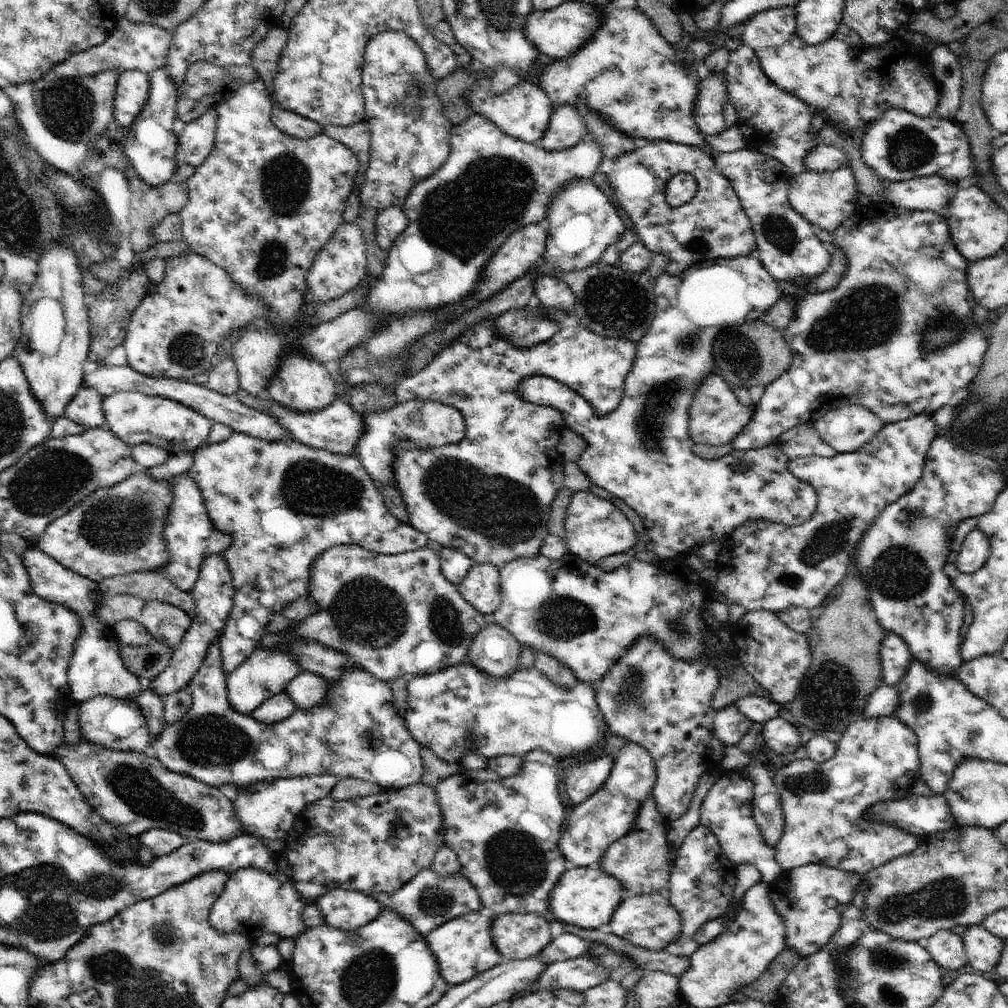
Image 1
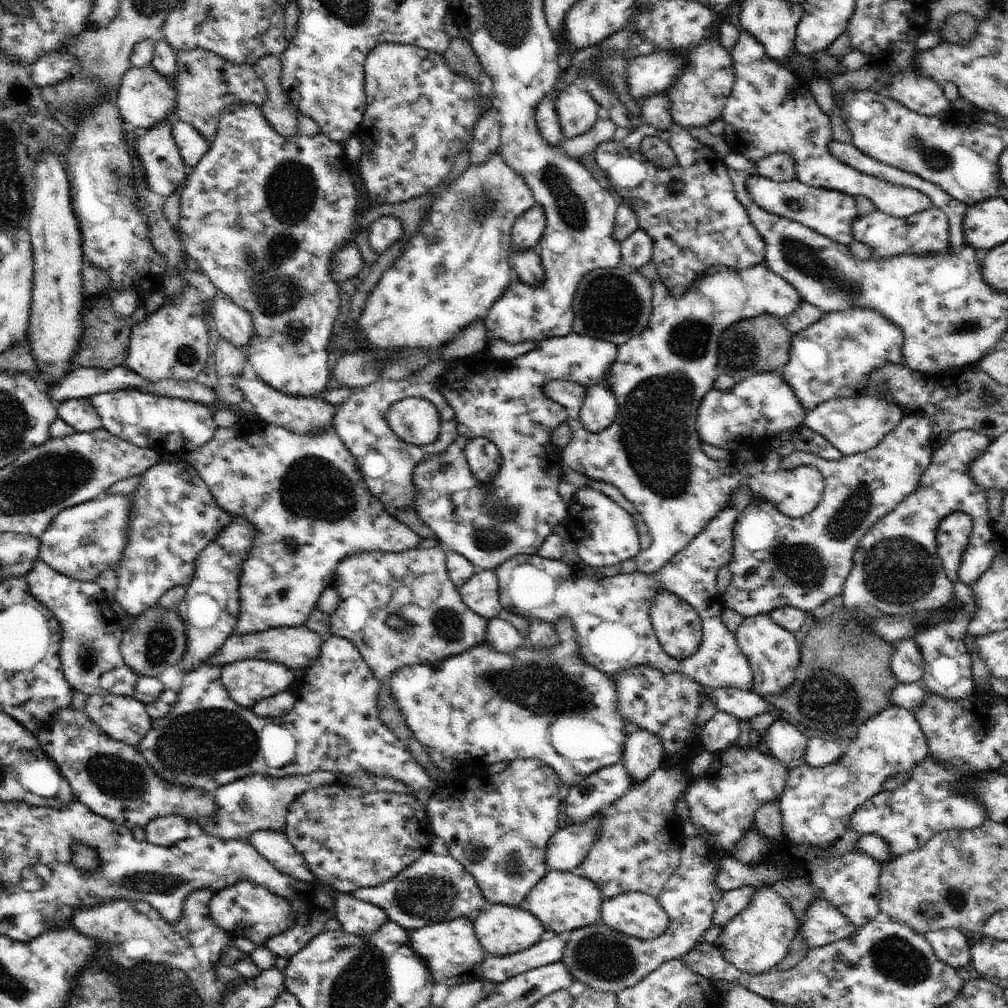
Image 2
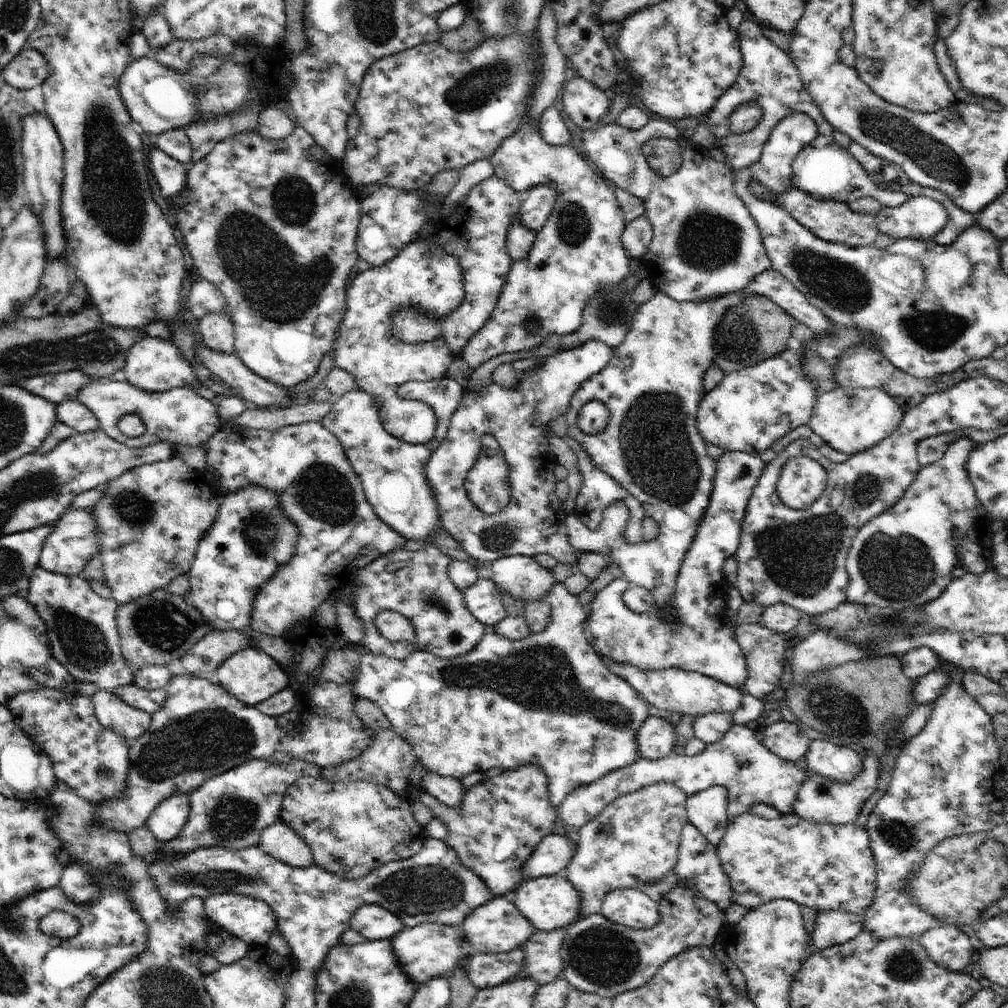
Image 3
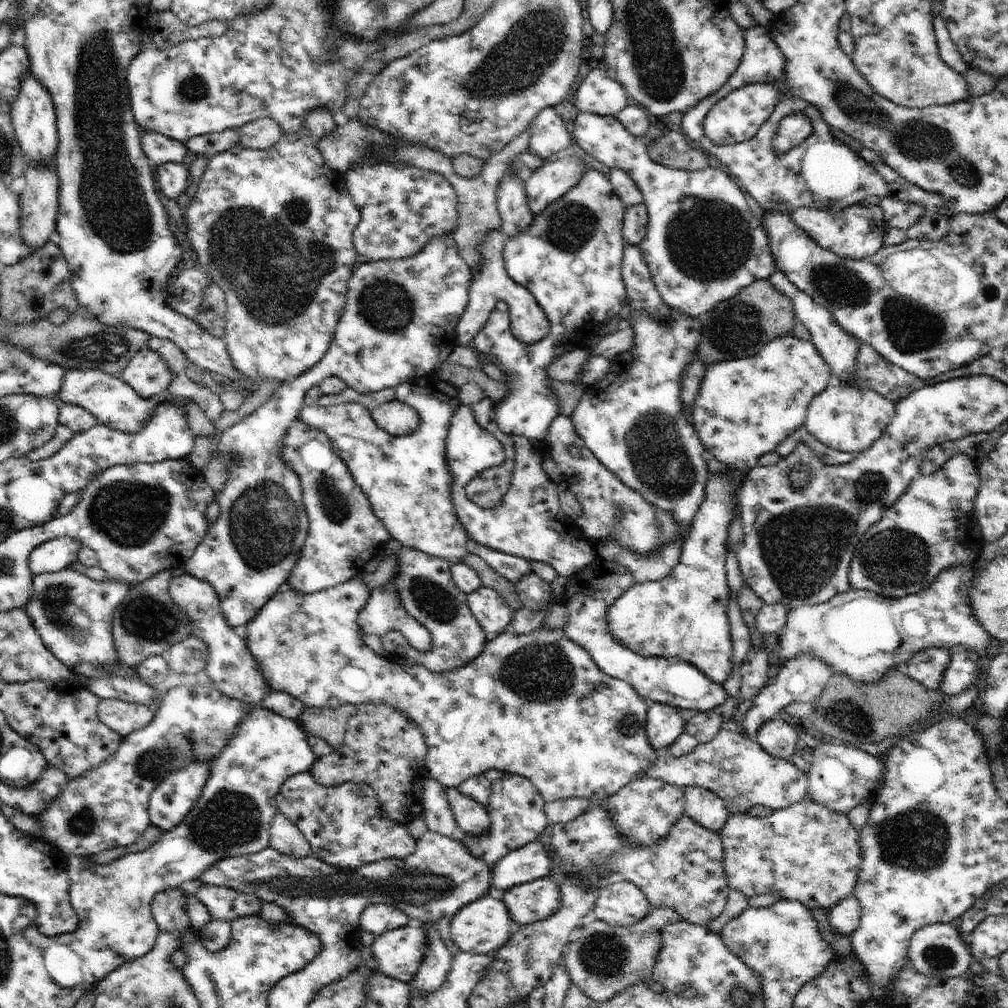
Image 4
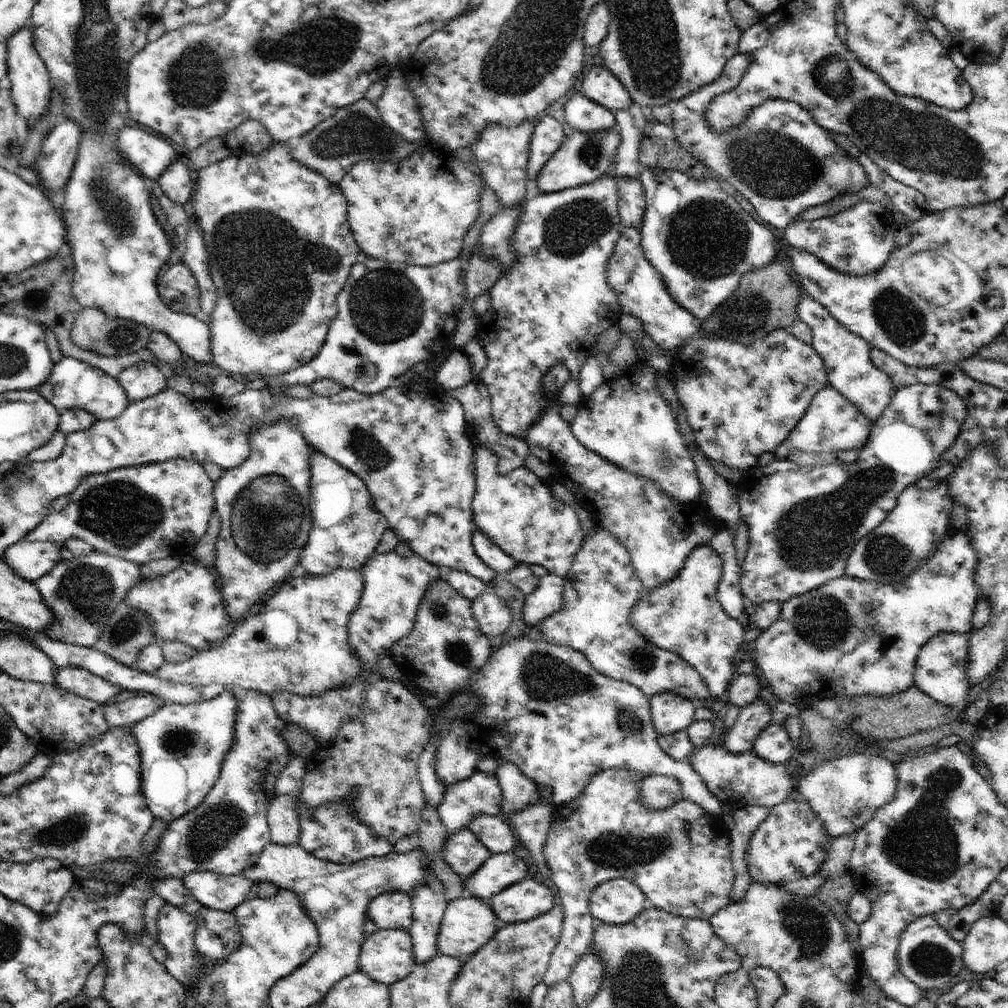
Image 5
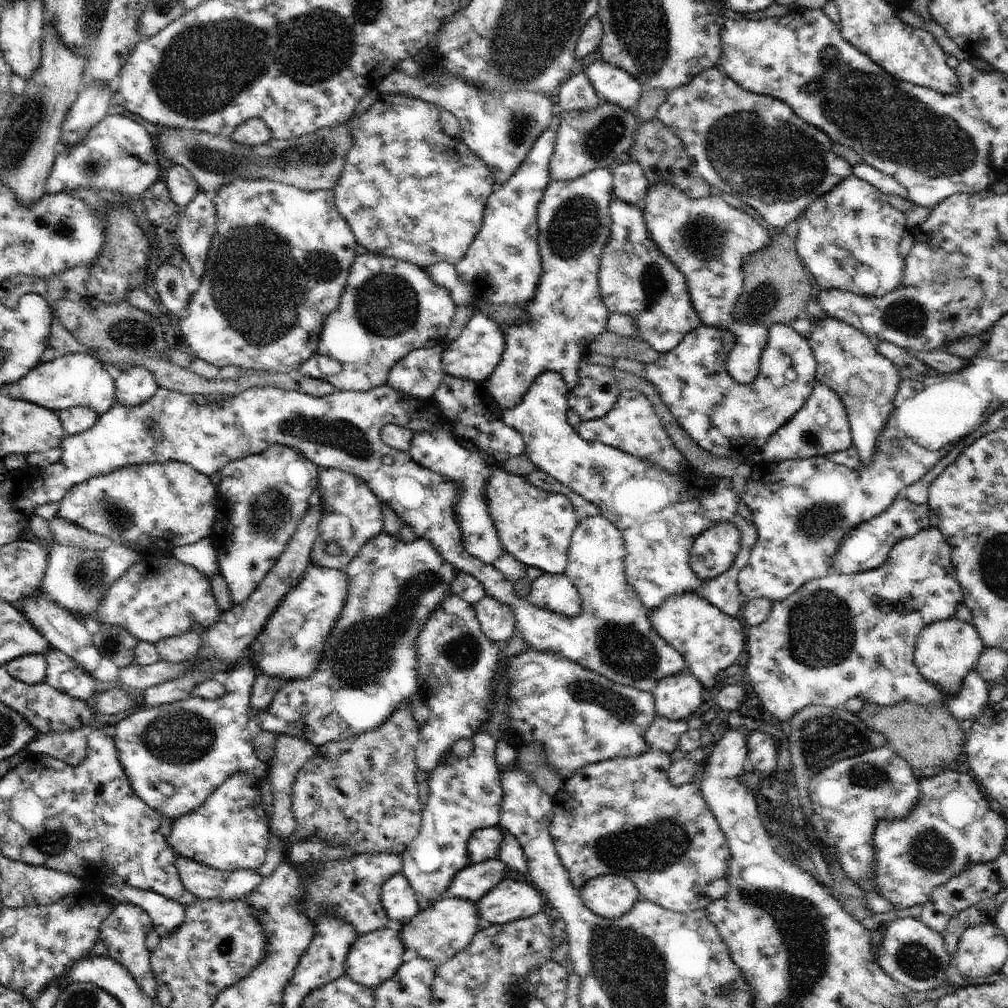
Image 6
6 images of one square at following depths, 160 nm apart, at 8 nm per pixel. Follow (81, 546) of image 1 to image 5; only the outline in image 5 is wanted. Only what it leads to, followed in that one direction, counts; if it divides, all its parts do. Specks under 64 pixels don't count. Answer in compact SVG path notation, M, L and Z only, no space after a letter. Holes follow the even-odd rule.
M18 541L5 550L2 559L26 580L36 582L41 576L44 576L54 566L63 561L60 552L62 552L64 547L66 547L65 543L55 543L52 541Z

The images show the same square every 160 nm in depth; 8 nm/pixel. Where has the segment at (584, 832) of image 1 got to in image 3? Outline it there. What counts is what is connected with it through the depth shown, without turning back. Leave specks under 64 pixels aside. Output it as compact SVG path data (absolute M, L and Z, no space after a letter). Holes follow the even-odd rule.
M648 715L636 733L637 751L642 759L657 761L673 752L675 722ZM550 833L526 861L523 867L524 880L562 874L574 858L576 849L577 844L565 835Z

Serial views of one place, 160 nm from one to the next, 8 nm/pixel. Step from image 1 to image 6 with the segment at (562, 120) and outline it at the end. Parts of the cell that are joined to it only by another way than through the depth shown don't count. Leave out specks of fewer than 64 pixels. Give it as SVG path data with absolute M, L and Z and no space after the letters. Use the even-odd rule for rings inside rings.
M597 60L582 69L601 101L620 106L622 110L634 111L642 96L642 84L634 80L626 70Z

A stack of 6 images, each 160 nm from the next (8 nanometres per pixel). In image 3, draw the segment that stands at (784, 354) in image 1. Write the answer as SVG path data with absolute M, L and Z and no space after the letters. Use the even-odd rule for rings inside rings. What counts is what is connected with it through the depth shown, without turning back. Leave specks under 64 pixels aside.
M747 298L737 307L732 307L716 327L713 366L720 368L727 375L771 359L793 343L790 334L795 322L795 319L770 298Z

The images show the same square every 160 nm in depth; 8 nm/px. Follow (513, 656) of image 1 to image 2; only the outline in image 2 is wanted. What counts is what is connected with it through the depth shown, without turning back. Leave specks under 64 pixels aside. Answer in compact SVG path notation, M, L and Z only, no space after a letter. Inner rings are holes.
M498 617L487 621L484 643L499 653L513 653L520 647L527 645L526 638L518 632L517 628Z

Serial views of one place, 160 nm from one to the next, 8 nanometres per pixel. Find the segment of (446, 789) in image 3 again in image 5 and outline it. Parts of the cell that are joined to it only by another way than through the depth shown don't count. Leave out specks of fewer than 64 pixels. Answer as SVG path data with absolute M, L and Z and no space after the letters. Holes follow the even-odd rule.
M479 814L467 826L493 855L515 851L519 842L507 822L499 815Z

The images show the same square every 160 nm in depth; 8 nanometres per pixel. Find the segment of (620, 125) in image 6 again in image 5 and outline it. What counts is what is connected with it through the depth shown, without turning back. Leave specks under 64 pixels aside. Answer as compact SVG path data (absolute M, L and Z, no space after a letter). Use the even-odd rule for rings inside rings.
M616 124L609 131L585 133L574 131L562 143L562 146L552 155L552 158L542 167L535 178L534 194L543 195L573 189L583 184L590 184L599 176L606 174L617 153L621 138L620 127Z

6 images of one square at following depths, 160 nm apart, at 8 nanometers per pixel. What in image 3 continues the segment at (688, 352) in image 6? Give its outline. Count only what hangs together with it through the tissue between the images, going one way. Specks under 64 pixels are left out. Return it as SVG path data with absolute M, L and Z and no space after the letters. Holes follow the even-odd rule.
M792 343L780 354L760 364L728 373L719 385L713 386L701 400L697 410L697 427L707 444L714 444L724 451L742 451L759 454L785 434L807 425L819 396L818 389L805 379L801 371L803 347Z

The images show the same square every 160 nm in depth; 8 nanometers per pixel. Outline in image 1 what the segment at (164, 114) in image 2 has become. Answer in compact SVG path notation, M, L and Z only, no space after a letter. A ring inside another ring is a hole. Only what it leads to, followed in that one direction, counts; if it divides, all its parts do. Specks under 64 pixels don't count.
M138 70L119 74L116 82L115 121L120 127L132 126L150 96L150 75Z

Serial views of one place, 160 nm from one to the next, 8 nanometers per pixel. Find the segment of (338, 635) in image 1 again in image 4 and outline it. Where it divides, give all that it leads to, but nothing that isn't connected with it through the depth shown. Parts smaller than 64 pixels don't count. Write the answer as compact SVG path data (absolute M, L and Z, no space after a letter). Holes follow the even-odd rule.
M403 549L399 553L398 573L393 578L398 598L402 600L406 612L430 632L432 643L426 652L421 652L411 647L400 632L388 632L380 640L391 661L408 667L424 666L430 672L440 674L470 664L482 652L489 636L470 611L467 595L455 585L451 576L451 566L452 563L444 558L428 556L413 549Z

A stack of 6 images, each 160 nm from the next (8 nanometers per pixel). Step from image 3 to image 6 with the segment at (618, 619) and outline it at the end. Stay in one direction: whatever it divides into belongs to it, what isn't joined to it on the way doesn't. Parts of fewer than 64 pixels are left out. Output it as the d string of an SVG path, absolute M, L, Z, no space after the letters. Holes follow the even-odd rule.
M722 522L702 532L690 548L690 568L700 580L723 574L734 562L742 536L736 524ZM696 592L666 598L658 608L654 608L654 612L650 612L649 622L658 636L684 658L686 670L708 690L715 686L718 674L732 666L745 649L747 637L738 618L725 614Z

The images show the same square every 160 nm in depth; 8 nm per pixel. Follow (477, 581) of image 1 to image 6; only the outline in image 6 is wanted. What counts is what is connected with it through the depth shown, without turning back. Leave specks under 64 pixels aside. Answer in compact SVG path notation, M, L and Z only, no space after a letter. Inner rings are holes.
M484 597L474 605L482 633L494 643L510 642L517 632L517 621L512 608L493 597Z

